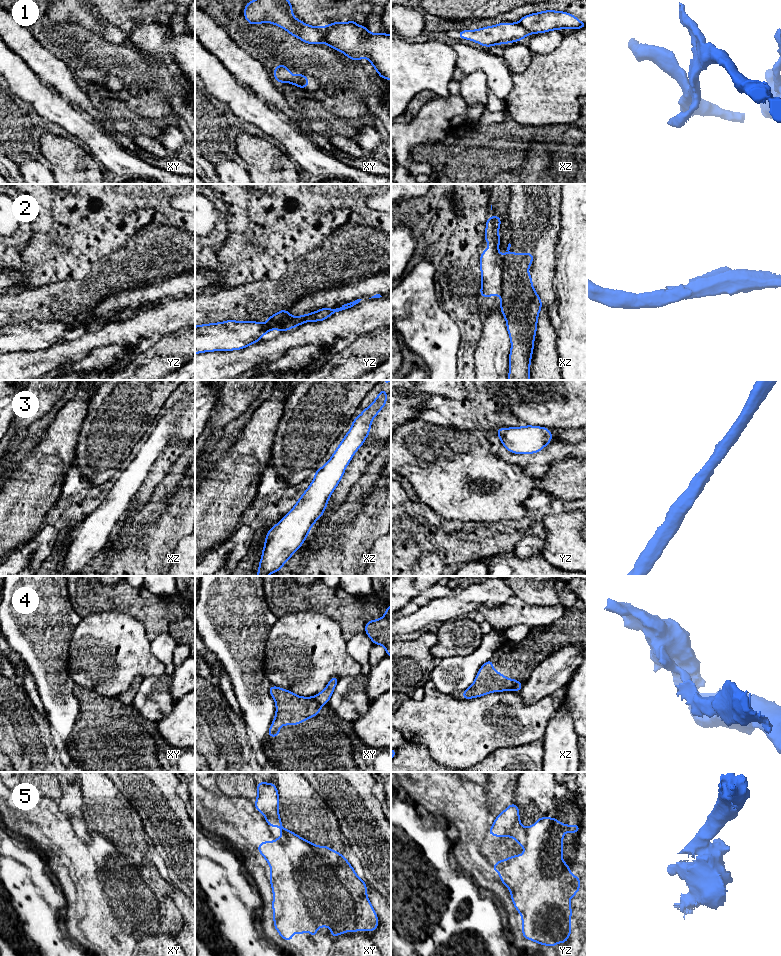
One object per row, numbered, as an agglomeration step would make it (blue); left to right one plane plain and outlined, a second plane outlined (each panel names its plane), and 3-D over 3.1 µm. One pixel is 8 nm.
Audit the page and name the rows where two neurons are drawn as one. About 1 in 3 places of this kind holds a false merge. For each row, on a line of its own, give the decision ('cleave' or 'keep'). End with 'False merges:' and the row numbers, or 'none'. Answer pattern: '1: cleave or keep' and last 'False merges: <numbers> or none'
1: cleave
2: cleave
3: keep
4: cleave
5: keep
False merges: 1, 2, 4

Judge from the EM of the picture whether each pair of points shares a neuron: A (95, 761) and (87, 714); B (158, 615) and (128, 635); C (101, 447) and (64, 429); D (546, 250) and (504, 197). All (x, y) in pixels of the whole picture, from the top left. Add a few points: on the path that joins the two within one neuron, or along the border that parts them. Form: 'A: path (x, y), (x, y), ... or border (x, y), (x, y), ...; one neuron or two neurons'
A: path (95, 749), (95, 726); one neuron
B: border (122, 612), (135, 618), (144, 627), (150, 642); two neurons
C: border (86, 414), (80, 429), (74, 459); two neurons
D: border (511, 194), (509, 202), (510, 226); two neurons

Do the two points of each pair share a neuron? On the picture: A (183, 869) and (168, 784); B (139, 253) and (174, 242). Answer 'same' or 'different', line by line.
A: same
B: same

